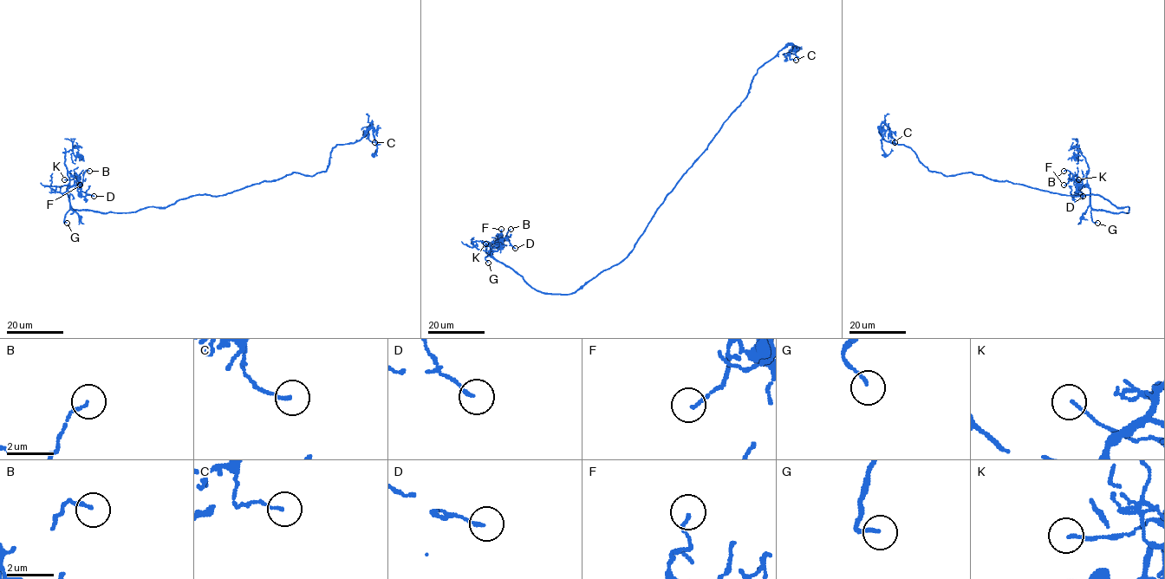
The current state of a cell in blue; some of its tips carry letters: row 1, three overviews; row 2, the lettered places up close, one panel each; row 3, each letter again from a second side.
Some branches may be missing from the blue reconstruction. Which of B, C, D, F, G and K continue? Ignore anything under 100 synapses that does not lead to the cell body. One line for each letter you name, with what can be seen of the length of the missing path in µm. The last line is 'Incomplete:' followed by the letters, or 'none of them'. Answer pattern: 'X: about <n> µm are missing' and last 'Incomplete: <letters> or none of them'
G: about 2 µm are missing
Incomplete: G

